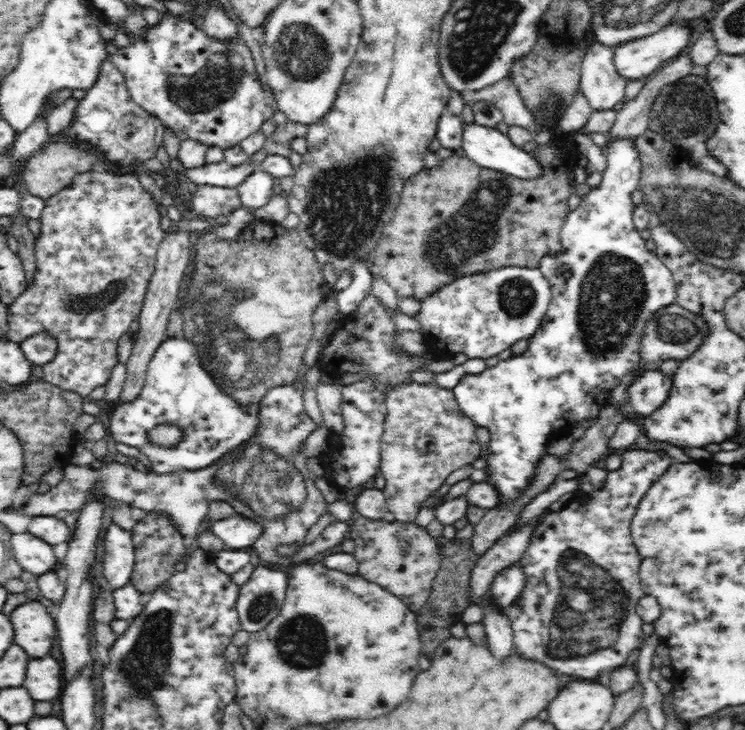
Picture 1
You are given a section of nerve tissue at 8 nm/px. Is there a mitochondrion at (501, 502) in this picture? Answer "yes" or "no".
no

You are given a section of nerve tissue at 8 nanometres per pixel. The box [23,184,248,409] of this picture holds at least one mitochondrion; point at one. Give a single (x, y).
(72, 298)

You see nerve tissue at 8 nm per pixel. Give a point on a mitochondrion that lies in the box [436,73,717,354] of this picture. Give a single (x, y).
(518, 297)

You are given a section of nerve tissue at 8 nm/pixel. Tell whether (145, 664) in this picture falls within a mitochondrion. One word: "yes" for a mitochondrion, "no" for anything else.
yes

